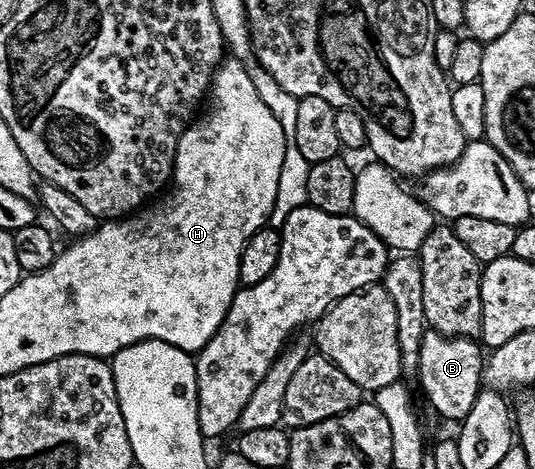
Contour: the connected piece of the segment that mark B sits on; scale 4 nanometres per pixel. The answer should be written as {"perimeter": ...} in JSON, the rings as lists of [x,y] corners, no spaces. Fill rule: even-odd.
{"perimeter":[[[428,328],[422,336],[421,352],[418,355],[416,374],[428,402],[444,418],[453,424],[464,421],[474,408],[484,381],[485,351],[479,341],[470,338],[451,338]],[[481,350],[481,351],[480,351]]]}

